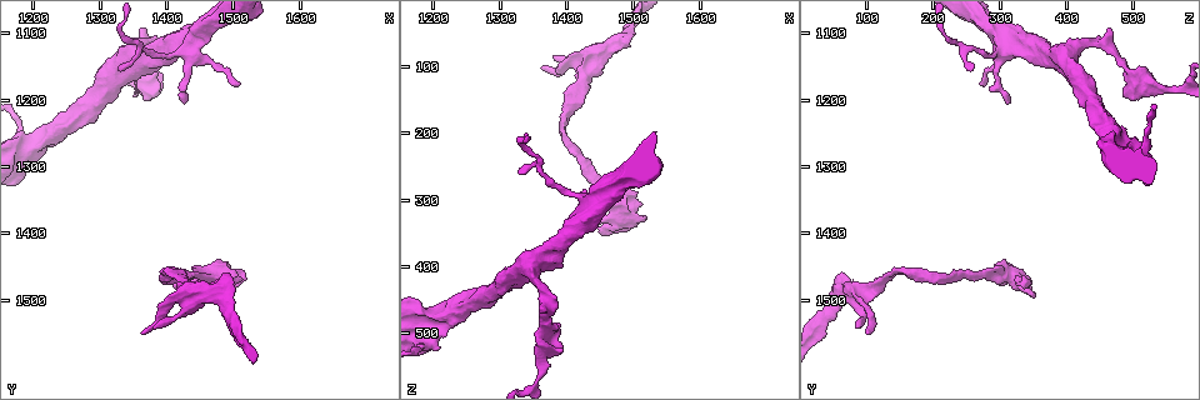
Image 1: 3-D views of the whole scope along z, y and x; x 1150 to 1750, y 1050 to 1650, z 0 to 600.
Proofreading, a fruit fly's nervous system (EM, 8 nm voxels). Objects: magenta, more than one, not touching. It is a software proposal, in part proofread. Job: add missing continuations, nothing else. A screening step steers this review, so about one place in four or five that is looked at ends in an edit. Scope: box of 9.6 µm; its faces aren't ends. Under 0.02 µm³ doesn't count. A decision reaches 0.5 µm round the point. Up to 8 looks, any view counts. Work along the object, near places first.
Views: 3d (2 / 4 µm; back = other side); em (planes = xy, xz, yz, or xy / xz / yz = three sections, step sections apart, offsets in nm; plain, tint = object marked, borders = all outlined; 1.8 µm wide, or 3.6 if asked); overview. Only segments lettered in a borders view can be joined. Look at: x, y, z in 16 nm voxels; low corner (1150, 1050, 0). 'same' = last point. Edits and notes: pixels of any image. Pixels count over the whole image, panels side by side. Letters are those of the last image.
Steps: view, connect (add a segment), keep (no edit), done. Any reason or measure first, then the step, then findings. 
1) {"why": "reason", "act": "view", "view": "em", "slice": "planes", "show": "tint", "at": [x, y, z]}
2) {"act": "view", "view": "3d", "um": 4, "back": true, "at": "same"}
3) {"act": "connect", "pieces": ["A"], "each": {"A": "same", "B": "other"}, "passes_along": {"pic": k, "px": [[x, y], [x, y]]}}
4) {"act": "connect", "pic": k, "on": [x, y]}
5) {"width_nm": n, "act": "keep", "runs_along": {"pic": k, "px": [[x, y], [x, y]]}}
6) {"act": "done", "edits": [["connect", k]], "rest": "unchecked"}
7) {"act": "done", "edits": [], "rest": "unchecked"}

{"why": "an open end", "act": "view", "view": "em", "slice": "planes", "show": "plain", "at": [1380, 1545, 85]}

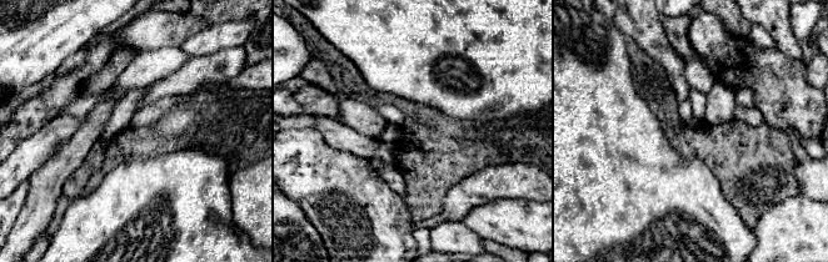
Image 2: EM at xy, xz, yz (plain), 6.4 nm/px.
{"why": "what lies round it", "act": "view", "view": "em", "slice": "planes", "show": "borders", "at": "same"}

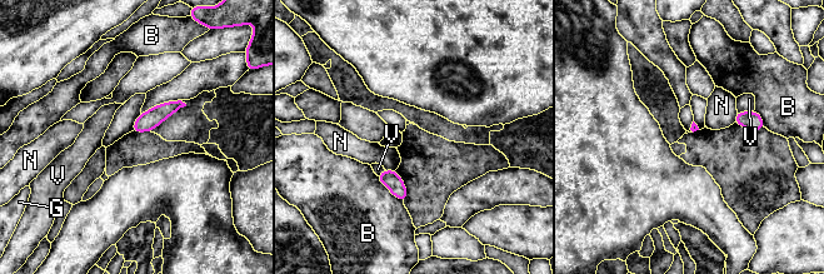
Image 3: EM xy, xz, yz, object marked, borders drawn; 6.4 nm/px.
{"act": "keep", "each": {"B": "other", "G": "other", "N": "other", "V": "other"}, "found": "no lettered segment goes on from it"}

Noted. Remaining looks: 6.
{"why": "an open end", "act": "view", "view": "3d", "um": 2, "at": [1415, 1480, 335]}

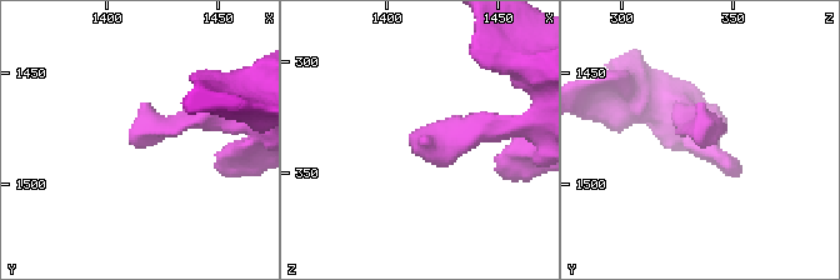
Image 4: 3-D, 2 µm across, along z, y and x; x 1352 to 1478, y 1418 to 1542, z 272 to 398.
{"why": "need the tissue", "act": "view", "view": "em", "um": 3.6, "slice": "planes", "show": "borders", "at": [1409, 1481, 334]}

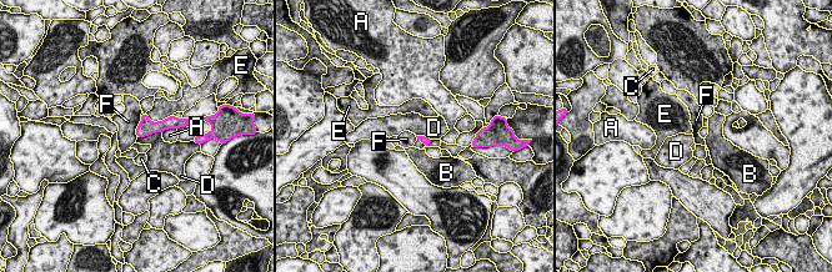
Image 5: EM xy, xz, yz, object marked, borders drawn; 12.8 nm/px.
{"act": "keep", "each": {"A": "other", "B": "other", "C": "other", "D": "other", "E": "other", "F": "other"}, "border": {"pic": 5, "px": [[141, 116], [136, 129], [136, 137]]}, "found": "none of them fits"}

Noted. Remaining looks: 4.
{"why": "thick end", "act": "view", "view": "3d", "um": 4, "at": [1495, 1465, 60]}

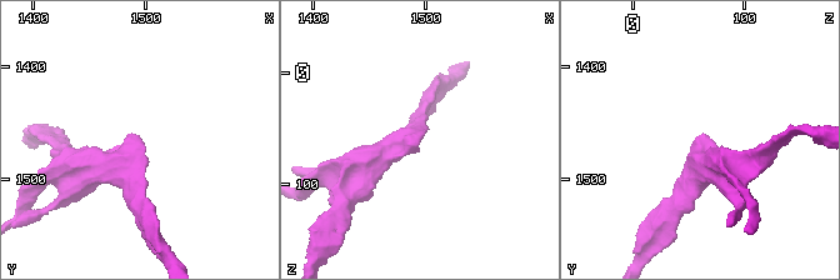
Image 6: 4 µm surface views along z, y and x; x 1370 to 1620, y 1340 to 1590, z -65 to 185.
{"act": "view", "view": "em", "slice": "yz", "step": 16, "show": "tint", "at": [1496, 1464, 56]}

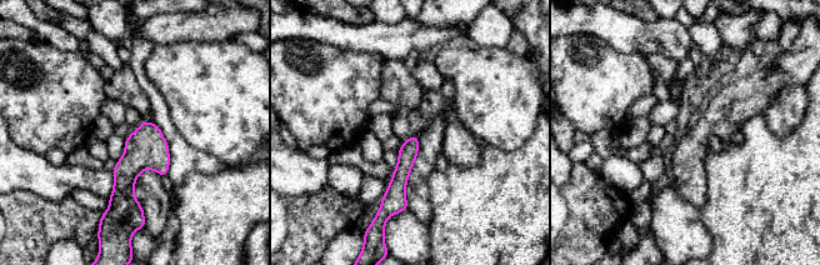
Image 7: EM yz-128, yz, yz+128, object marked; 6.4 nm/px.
{"act": "view", "view": "em", "slice": "planes", "show": "borders", "at": "same"}

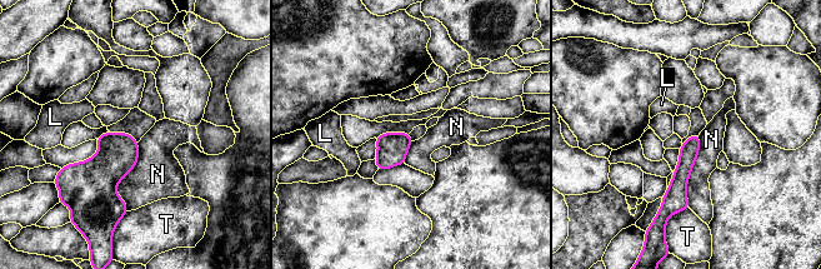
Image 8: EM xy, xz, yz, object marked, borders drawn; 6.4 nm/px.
{"act": "keep", "each": {"L": "other", "N": "other", "T": "other"}, "found": "no lettered segment goes on from it"}

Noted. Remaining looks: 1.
{"act": "done", "edits": [], "rest": "unchecked"}

